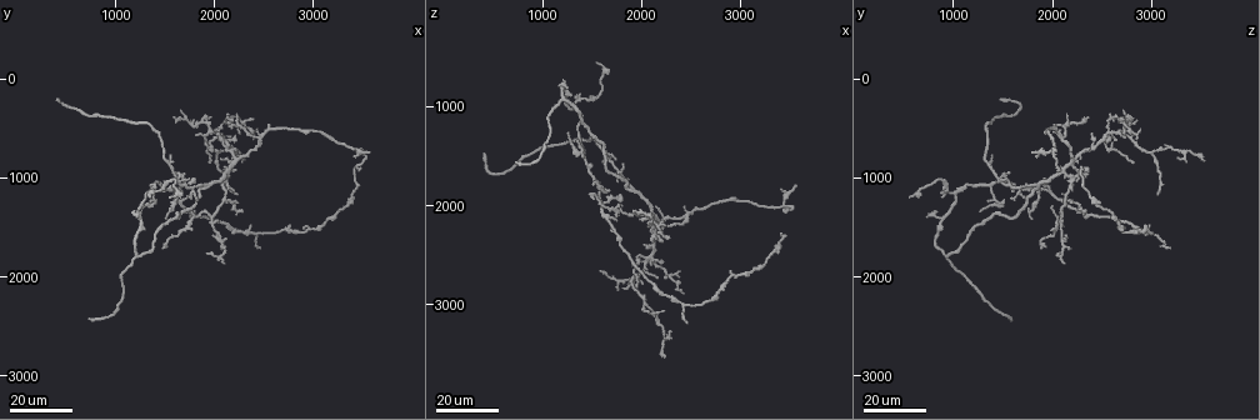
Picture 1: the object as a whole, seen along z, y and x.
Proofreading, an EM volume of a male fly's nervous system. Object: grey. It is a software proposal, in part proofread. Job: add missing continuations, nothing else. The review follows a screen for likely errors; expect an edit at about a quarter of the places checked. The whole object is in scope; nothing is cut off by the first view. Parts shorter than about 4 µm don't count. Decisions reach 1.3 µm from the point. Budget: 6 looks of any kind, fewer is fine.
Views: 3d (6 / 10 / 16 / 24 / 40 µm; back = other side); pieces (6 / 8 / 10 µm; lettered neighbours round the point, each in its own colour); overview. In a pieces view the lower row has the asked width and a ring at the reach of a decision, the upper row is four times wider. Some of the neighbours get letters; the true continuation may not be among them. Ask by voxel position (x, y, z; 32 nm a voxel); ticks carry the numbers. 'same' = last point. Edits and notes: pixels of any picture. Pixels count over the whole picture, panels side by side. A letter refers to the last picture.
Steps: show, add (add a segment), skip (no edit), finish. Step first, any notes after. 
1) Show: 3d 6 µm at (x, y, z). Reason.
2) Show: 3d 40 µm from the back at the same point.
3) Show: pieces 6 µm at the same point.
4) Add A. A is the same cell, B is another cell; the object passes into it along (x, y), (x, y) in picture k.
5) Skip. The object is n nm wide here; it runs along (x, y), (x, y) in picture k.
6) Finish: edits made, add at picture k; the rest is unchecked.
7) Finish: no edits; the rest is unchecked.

Show: 3d 16 µm at (400, 200, 1500). End of a long branch.

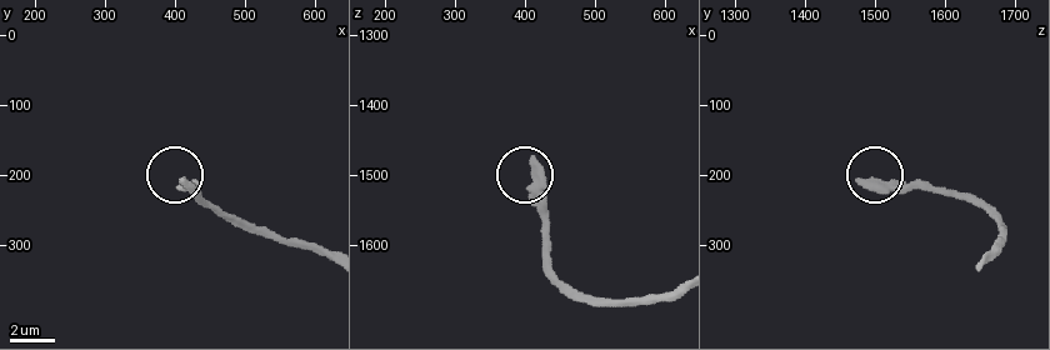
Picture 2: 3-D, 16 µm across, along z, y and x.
Show: pieces 6 µm at (415, 210, 1475).

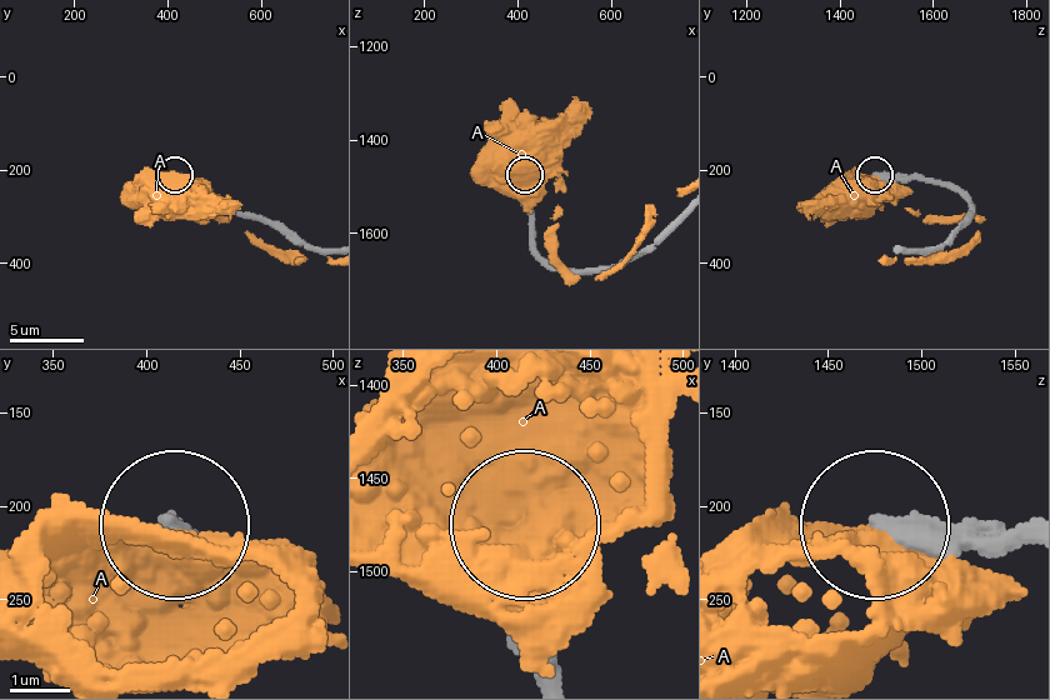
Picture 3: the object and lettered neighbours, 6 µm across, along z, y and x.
Skip. A is another cell; it runs along (1021, 543), (878, 533) in picture 3; none of them fits.

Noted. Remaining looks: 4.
Show: 3d 16 µm at (2260, 380, 2160). Thin end.

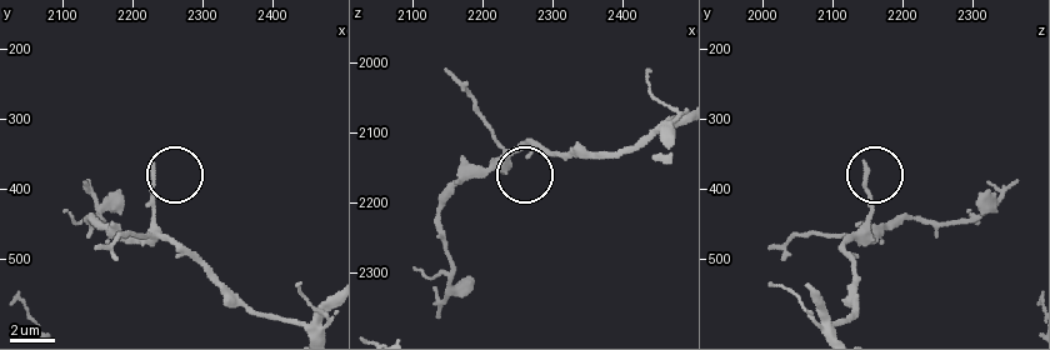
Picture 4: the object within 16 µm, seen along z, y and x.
Show: 3d 10 µm at (2230, 360, 2145).

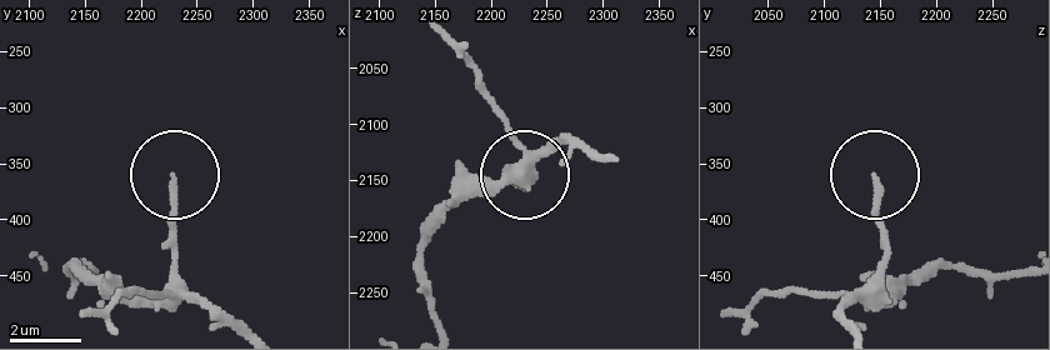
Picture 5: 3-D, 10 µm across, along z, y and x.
Show: pieces 10 µm at (2230, 364, 2146).

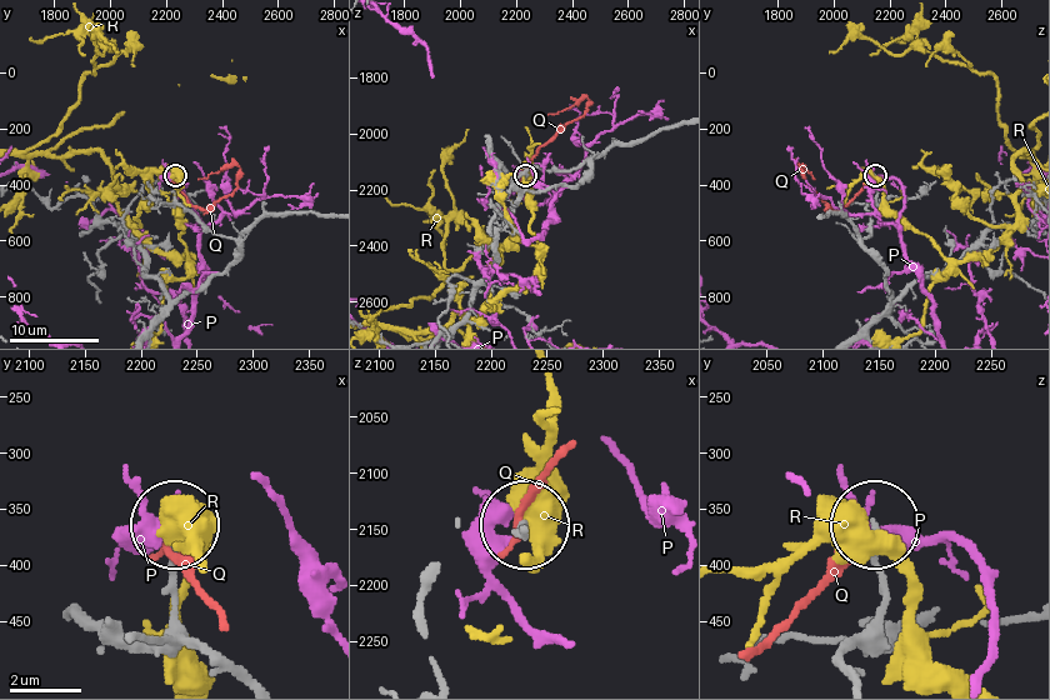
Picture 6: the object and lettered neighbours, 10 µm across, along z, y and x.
Skip. The object is 170 nm wide here; P, Q and R are other cells; no lettered segment goes on from it.

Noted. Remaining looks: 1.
Finish: no edits; the rest is unchecked.

